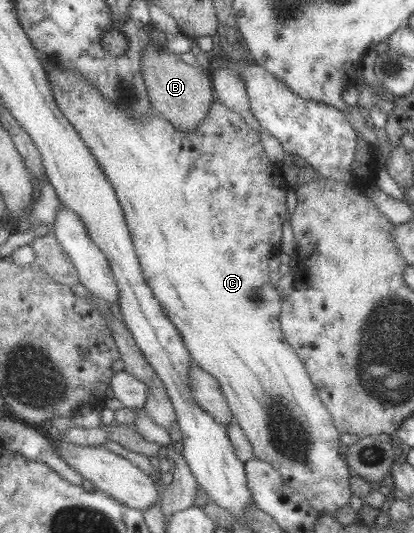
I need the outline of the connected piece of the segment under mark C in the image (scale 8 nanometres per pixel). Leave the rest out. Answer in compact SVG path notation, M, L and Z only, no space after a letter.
M49 57L44 66L46 66L52 84L54 84L56 100L58 100L60 108L64 110L64 114L78 128L86 143L92 148L96 158L99 159L100 165L112 180L114 189L118 193L119 203L126 215L127 227L130 229L132 237L134 237L135 251L138 253L143 275L146 277L147 283L151 285L156 299L163 305L167 315L178 329L180 338L188 347L193 362L210 375L213 375L220 383L228 405L232 409L234 421L243 429L246 437L250 440L255 457L270 463L269 465L278 471L281 479L284 479L298 493L306 497L311 507L318 511L319 516L332 515L332 517L335 517L338 509L350 505L350 497L353 494L350 489L350 479L354 474L349 469L348 462L346 462L343 454L340 453L340 447L343 446L340 442L341 433L337 427L334 427L334 421L332 421L328 409L322 405L316 386L312 383L309 373L306 373L300 357L294 353L294 349L288 345L285 336L282 334L279 321L279 315L281 314L280 293L278 293L277 289L274 289L275 285L270 281L272 271L268 265L270 255L274 255L281 247L282 227L289 215L286 203L287 190L290 186L284 179L282 166L268 160L260 142L259 132L254 131L252 127L248 127L248 123L242 119L240 113L228 109L224 103L217 99L212 102L206 119L200 121L200 125L194 131L182 131L176 129L175 125L166 119L162 113L158 113L153 109L150 113L142 115L142 117L136 117L136 115L124 111L122 107L116 107L116 103L112 103L112 99L108 99L94 83L88 83L88 79L80 79L80 75L76 71L70 71L64 63L51 61Z

